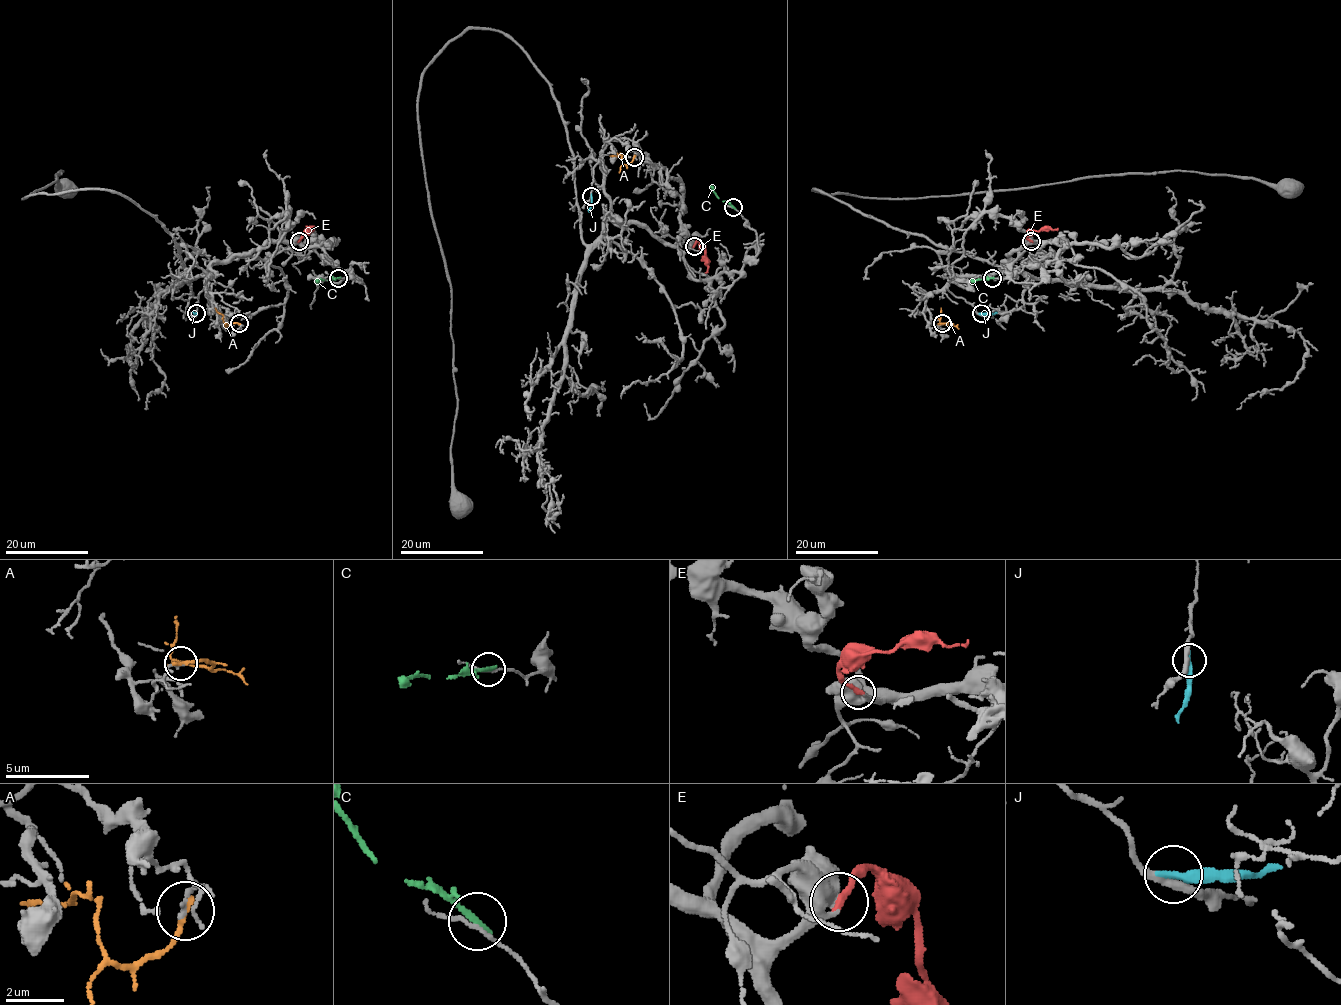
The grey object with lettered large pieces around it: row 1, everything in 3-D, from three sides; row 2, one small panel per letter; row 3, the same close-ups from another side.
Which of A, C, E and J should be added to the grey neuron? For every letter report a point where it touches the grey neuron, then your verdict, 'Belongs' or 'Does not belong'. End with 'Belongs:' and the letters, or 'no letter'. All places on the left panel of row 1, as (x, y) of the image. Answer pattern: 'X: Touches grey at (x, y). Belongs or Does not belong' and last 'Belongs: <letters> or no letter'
A: Touches grey at (239, 323). Does not belong
C: Touches grey at (338, 278). Does not belong
E: Touches grey at (299, 241). Belongs
J: Touches grey at (196, 313). Does not belong
Belongs: E

